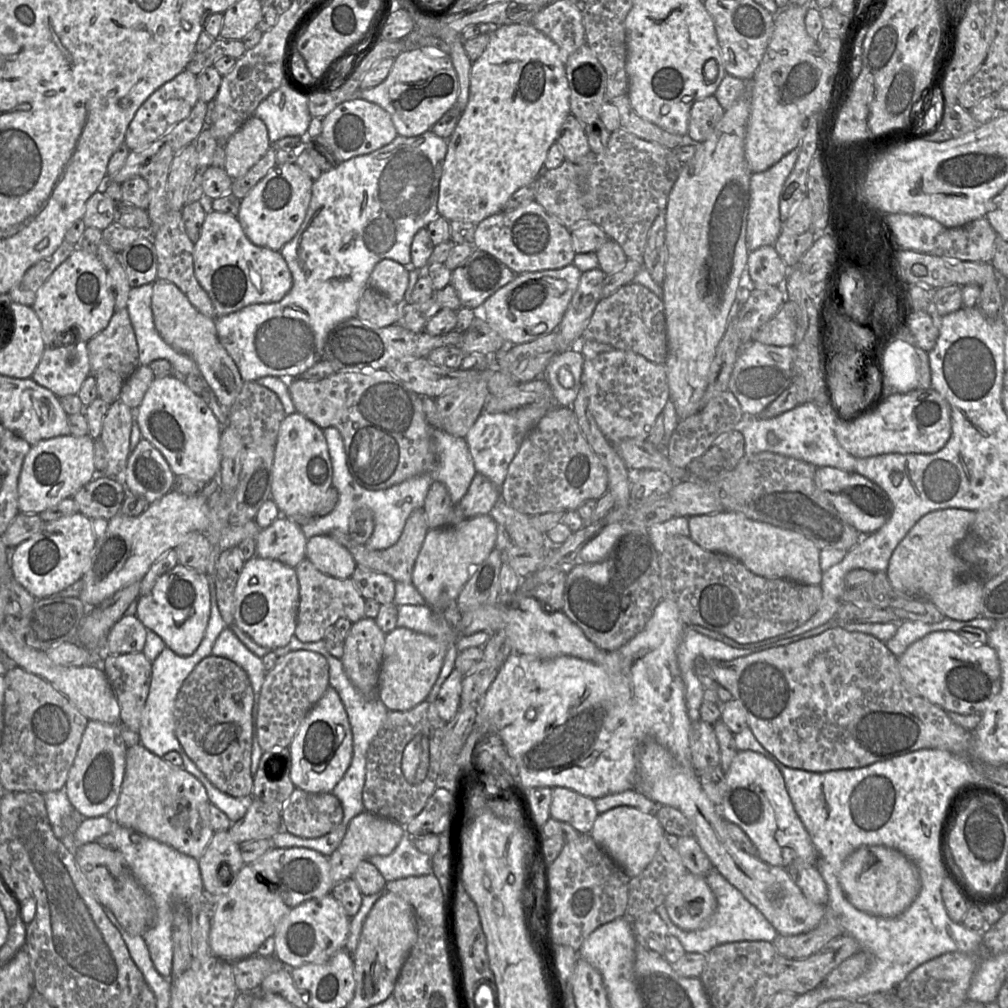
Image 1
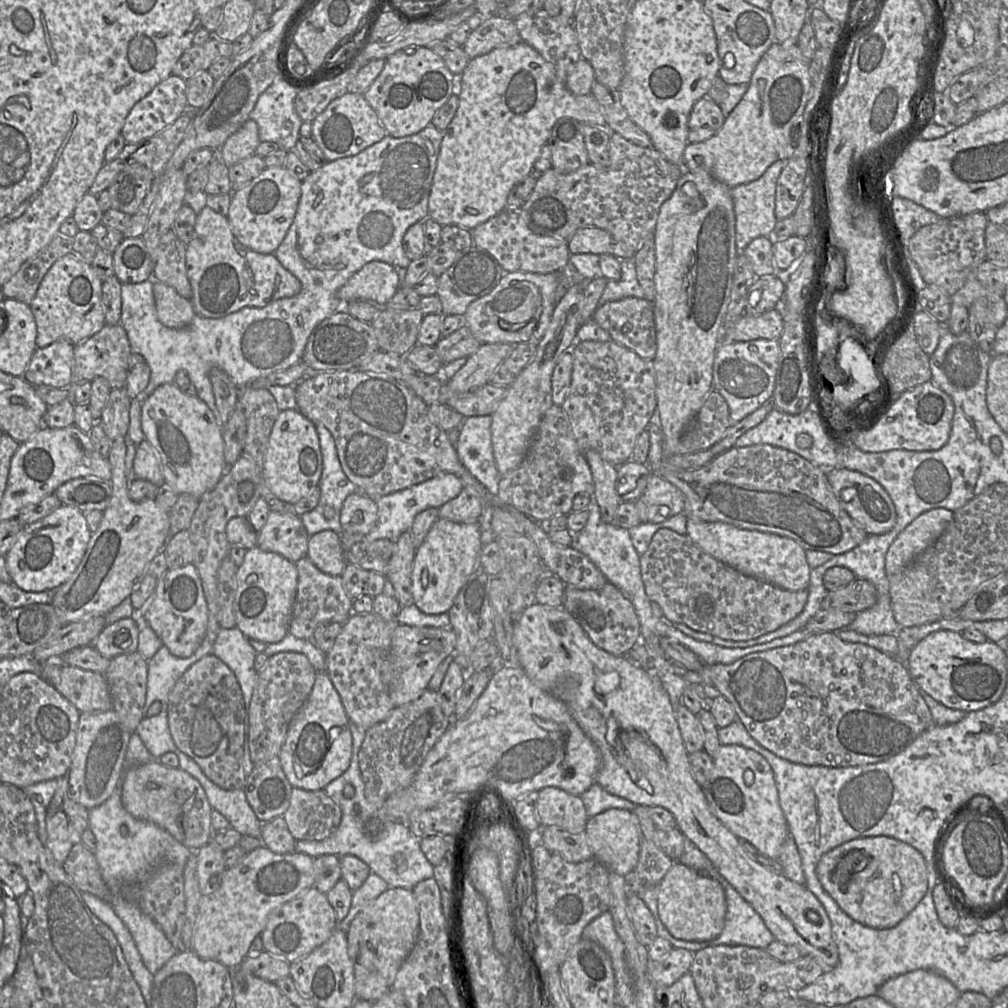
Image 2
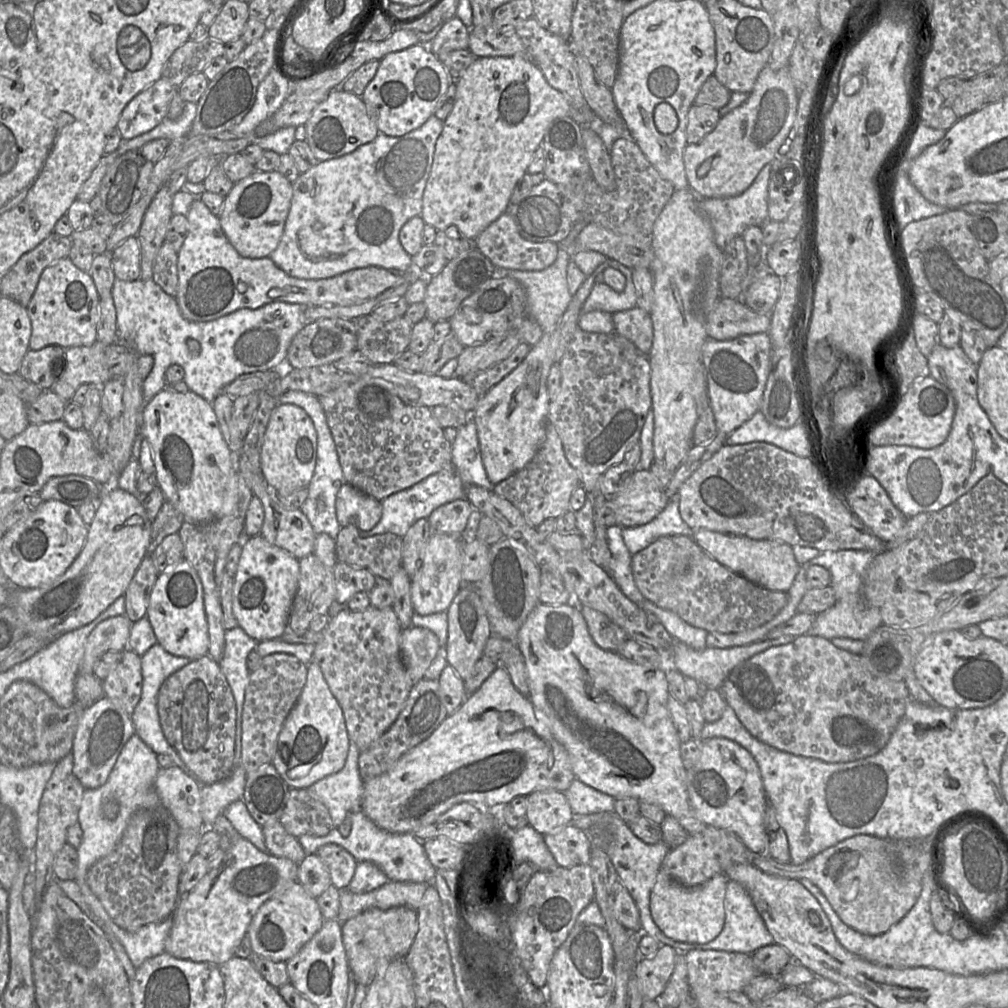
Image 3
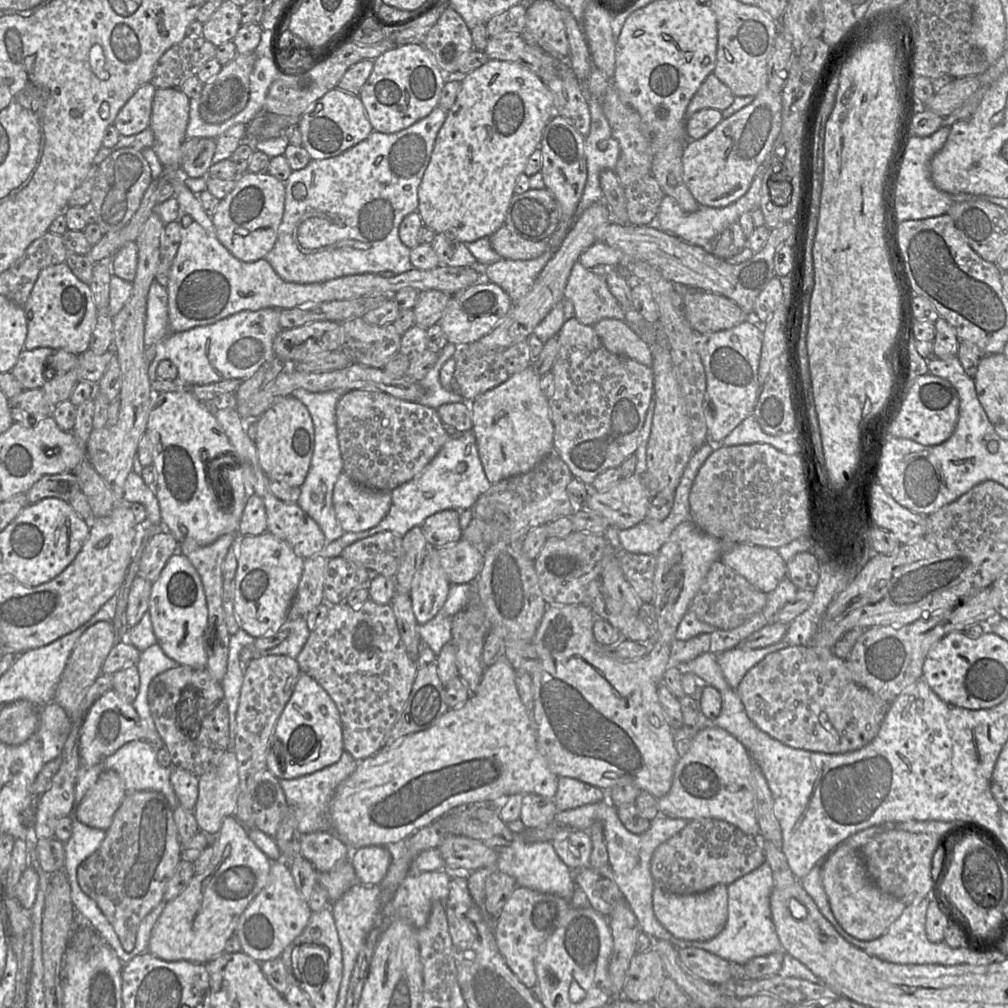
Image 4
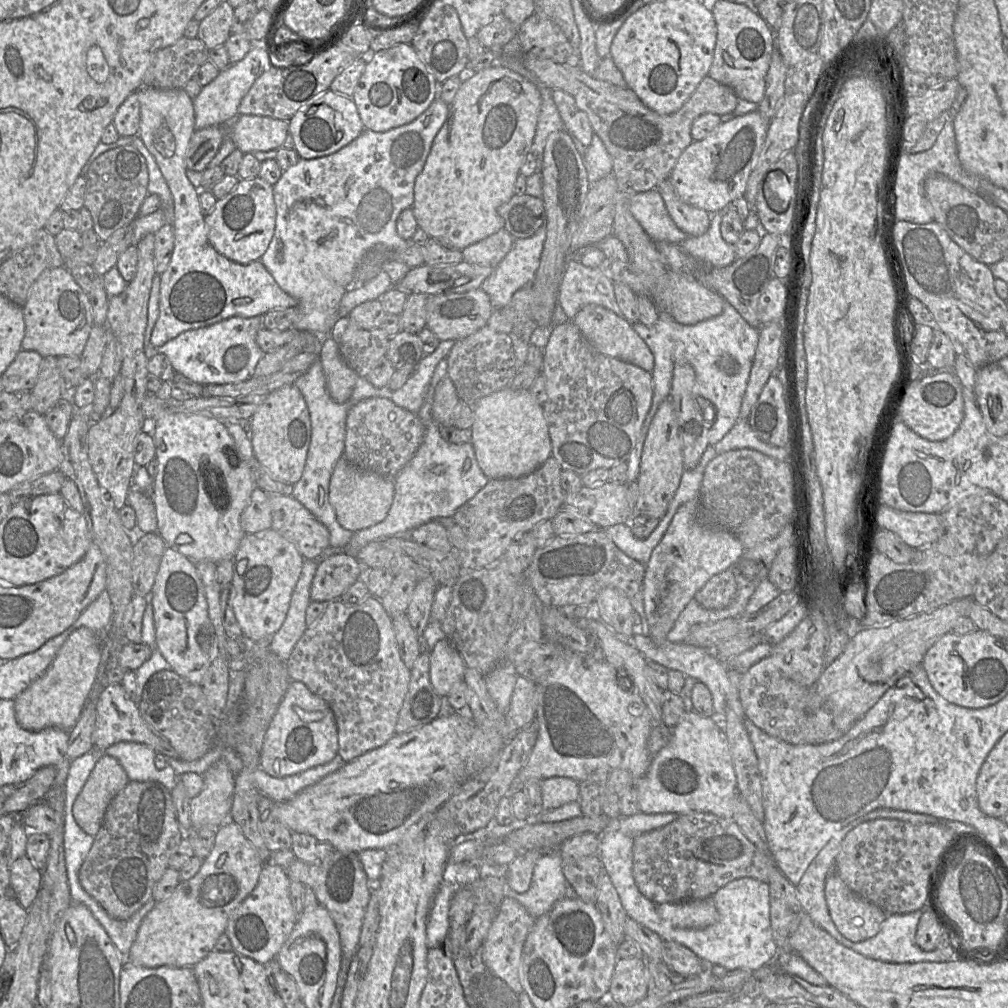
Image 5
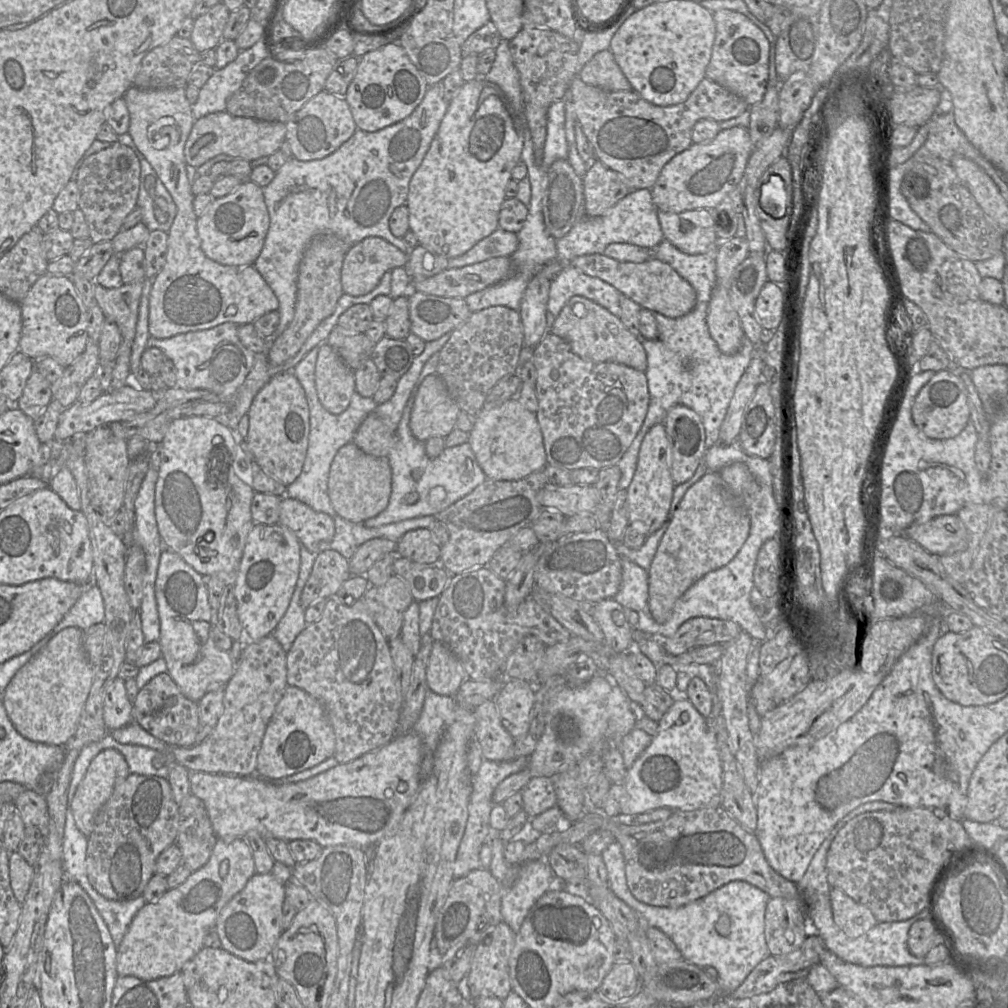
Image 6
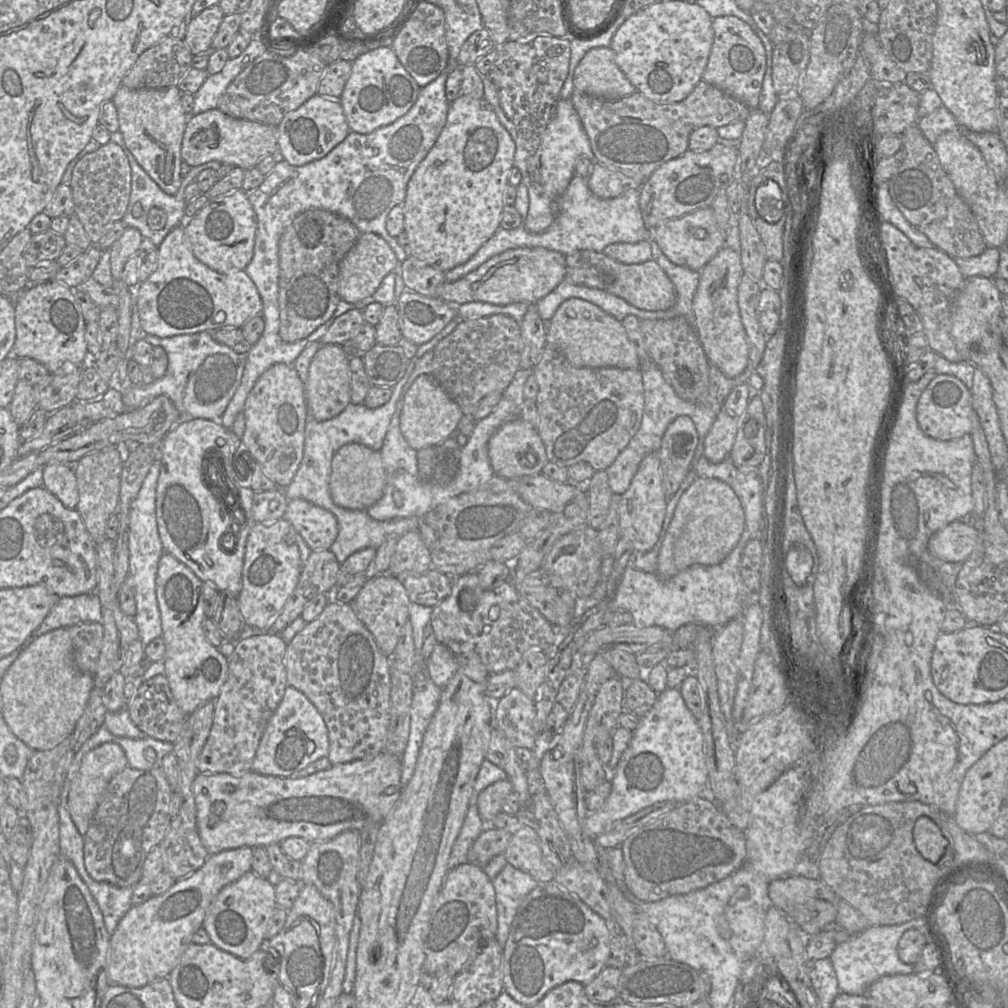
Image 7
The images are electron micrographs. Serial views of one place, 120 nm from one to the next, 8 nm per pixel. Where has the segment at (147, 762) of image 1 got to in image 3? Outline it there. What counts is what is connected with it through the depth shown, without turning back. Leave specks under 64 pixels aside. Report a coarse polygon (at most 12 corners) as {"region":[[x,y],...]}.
{"region":[[160,768],[155,791],[180,829],[202,832],[201,787]]}

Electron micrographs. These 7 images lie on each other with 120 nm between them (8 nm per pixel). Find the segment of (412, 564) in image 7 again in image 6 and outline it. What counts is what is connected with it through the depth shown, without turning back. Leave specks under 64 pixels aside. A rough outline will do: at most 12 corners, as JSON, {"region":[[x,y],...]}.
{"region":[[430,529],[408,531],[396,553],[417,564],[440,564]]}

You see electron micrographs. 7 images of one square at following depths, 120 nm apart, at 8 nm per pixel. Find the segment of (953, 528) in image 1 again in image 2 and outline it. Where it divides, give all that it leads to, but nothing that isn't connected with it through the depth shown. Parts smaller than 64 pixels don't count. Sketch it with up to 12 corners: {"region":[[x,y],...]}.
{"region":[[935,508],[908,524],[887,550],[887,577],[939,538],[952,511]]}

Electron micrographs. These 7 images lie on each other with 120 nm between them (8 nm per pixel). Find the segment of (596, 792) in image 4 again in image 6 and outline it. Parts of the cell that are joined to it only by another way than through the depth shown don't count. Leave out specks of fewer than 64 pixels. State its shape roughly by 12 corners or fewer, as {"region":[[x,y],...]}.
{"region":[[551,777],[532,778],[521,790],[532,819],[557,805]]}

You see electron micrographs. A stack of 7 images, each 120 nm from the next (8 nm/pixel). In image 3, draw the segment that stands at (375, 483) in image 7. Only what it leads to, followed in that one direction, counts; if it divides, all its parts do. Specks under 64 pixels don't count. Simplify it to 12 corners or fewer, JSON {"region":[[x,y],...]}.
{"region":[[348,483],[335,507],[341,528],[369,531],[382,516],[381,501]]}

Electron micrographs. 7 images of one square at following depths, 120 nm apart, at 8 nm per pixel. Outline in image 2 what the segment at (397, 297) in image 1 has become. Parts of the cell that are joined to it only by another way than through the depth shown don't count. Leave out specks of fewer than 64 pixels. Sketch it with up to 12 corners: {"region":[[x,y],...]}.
{"region":[[371,261],[337,291],[340,301],[386,305],[400,288],[394,266]]}

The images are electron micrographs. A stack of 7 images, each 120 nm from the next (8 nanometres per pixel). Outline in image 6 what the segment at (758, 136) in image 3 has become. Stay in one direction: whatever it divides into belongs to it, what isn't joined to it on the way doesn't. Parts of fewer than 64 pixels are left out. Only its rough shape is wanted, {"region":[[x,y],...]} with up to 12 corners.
{"region":[[748,129],[692,143],[650,189],[659,211],[716,207],[739,186]]}

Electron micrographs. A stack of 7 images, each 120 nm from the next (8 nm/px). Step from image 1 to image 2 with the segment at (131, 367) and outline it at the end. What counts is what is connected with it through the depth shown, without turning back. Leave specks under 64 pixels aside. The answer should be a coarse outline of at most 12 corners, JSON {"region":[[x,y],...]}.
{"region":[[120,323],[74,346],[71,386],[124,388],[131,353]]}

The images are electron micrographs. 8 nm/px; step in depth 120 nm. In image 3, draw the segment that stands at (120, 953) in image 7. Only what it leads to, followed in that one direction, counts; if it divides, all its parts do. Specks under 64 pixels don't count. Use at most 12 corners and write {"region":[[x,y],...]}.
{"region":[[232,845],[172,914],[165,952],[221,965],[298,864]]}

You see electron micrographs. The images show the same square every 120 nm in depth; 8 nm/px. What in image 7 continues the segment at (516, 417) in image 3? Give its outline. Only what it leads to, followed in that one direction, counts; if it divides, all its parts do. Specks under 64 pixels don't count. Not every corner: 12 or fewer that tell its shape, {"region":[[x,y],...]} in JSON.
{"region":[[505,423],[488,443],[494,474],[541,474],[548,462],[536,428]]}

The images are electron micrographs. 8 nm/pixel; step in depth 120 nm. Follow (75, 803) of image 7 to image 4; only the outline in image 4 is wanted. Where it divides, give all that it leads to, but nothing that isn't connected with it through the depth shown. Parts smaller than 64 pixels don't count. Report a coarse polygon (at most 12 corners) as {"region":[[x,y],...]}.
{"region":[[100,773],[77,808],[84,825],[106,831],[127,791]]}

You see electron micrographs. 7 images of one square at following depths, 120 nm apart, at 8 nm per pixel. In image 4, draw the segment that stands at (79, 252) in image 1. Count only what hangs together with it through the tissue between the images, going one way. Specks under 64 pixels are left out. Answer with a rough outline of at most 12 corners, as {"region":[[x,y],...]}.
{"region":[[65,262],[22,307],[24,349],[89,350],[98,309]]}

